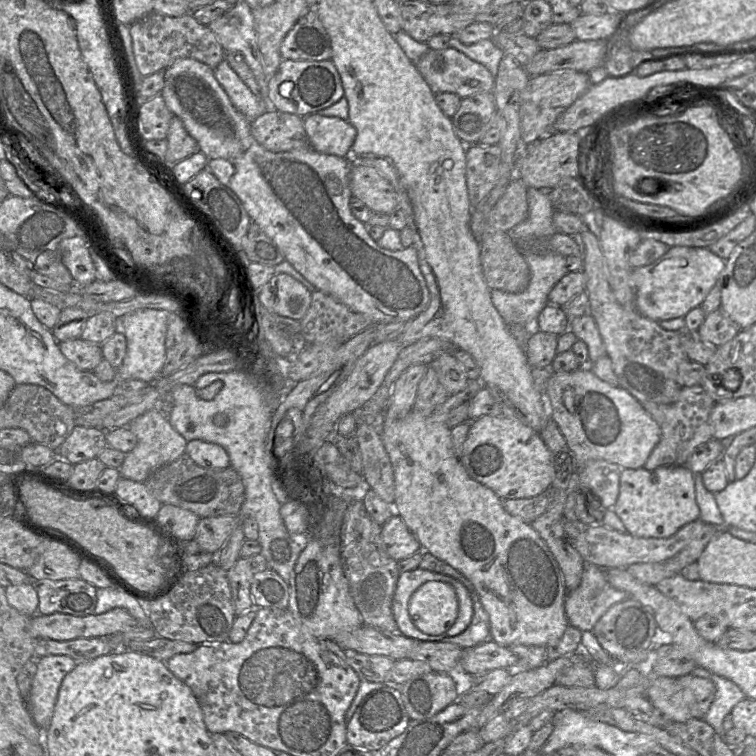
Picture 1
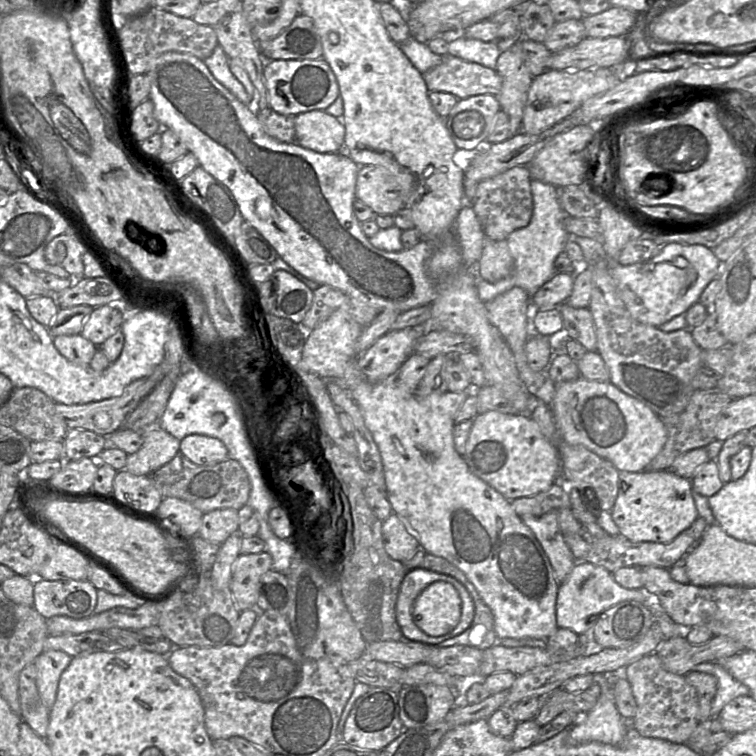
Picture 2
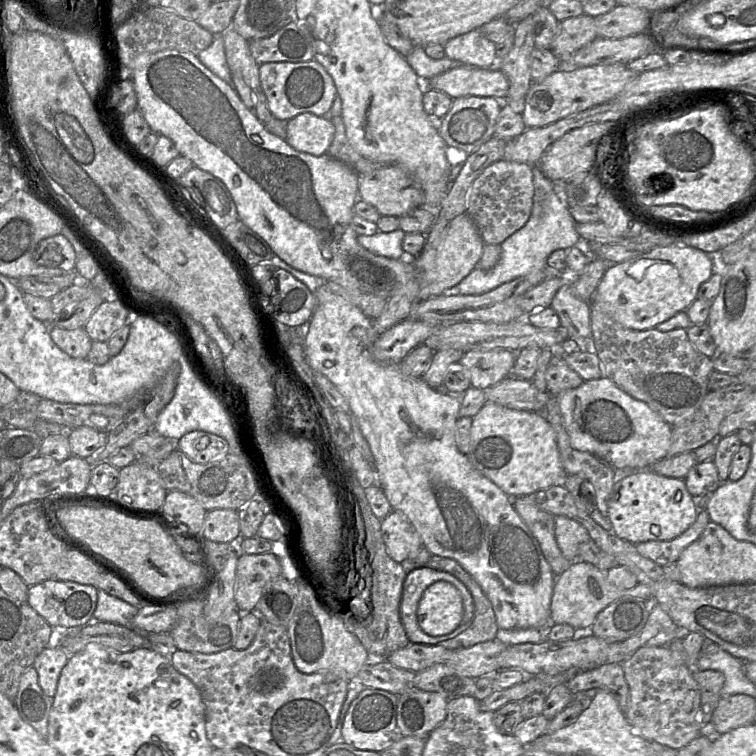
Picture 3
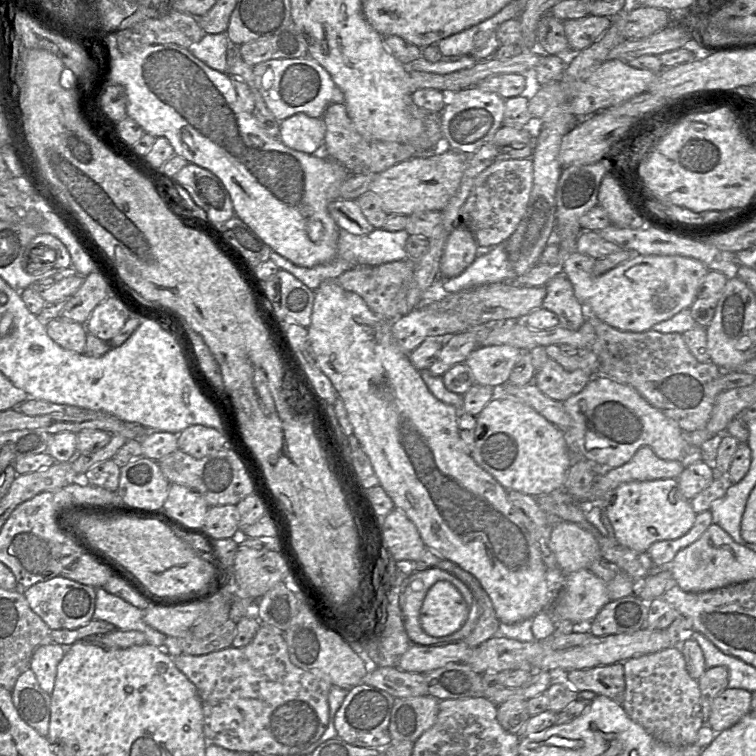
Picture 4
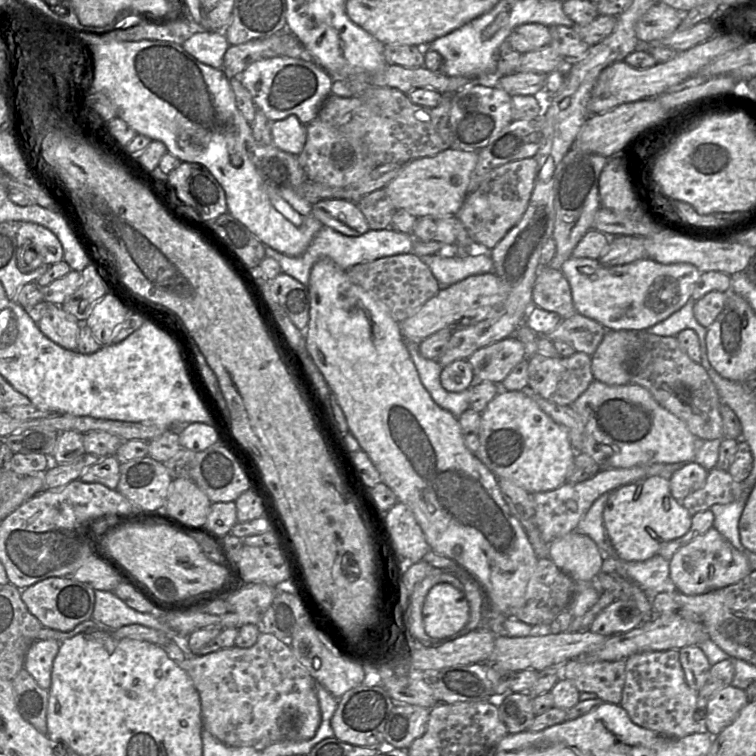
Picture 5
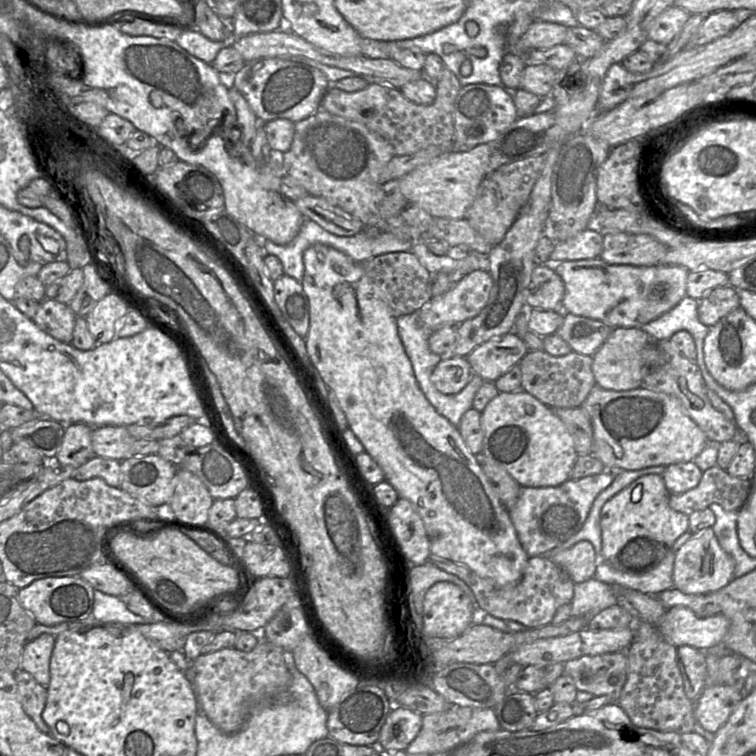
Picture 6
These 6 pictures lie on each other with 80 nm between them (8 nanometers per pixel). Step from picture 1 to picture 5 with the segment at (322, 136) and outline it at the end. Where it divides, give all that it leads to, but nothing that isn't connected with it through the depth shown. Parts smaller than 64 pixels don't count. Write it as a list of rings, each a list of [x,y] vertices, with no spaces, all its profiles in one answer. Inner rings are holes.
[[[294,115],[275,121],[271,130],[273,145],[289,154],[299,155],[306,142],[306,126]]]

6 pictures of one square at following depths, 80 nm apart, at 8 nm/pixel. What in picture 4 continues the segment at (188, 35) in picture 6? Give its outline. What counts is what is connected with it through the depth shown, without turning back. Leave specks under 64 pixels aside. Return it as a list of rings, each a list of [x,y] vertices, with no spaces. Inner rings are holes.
[[[226,33],[206,34],[188,50],[200,61],[218,72],[227,72],[227,52],[229,39]]]

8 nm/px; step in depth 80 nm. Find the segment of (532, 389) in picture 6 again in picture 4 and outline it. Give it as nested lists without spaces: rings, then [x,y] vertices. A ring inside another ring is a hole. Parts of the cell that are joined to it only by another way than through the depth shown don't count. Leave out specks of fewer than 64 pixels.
[[[548,357],[533,382],[549,398],[564,402],[581,392],[592,378],[591,372],[583,369],[567,371],[557,361]]]

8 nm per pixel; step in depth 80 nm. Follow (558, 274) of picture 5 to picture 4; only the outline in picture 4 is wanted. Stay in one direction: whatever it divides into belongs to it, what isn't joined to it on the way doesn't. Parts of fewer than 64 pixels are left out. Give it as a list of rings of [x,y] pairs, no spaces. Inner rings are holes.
[[[560,274],[546,284],[546,296],[542,307],[555,313],[559,325],[569,330],[578,330],[587,318],[586,308],[577,300],[569,279]]]

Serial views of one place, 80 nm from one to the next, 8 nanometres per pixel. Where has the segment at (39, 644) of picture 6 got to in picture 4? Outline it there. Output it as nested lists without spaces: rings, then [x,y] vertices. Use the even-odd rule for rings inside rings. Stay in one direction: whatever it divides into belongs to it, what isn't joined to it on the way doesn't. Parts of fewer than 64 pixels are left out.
[[[57,643],[43,644],[31,657],[29,669],[34,672],[40,687],[49,695],[54,689],[57,666],[70,646]]]

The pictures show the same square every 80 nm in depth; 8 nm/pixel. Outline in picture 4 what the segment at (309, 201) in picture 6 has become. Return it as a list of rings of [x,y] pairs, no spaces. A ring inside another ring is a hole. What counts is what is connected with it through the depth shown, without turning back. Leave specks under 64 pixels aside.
[[[337,199],[328,205],[328,212],[340,230],[366,235],[375,228],[362,214],[355,200]]]

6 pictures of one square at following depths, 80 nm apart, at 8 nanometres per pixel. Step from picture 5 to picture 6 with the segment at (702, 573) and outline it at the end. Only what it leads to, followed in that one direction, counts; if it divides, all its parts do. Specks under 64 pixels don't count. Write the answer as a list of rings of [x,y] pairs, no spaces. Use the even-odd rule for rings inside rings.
[[[712,527],[693,535],[676,552],[673,568],[674,587],[686,594],[708,594],[729,584],[734,579],[735,562],[720,546]]]

